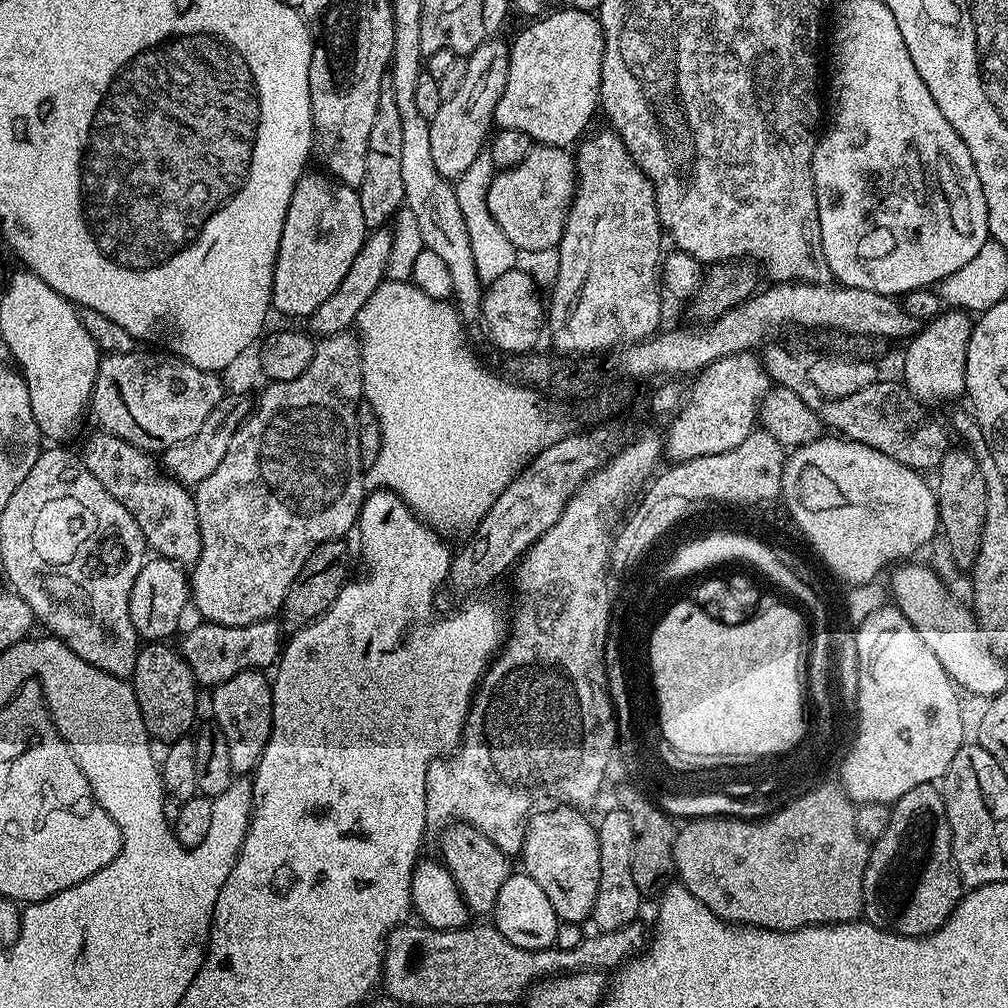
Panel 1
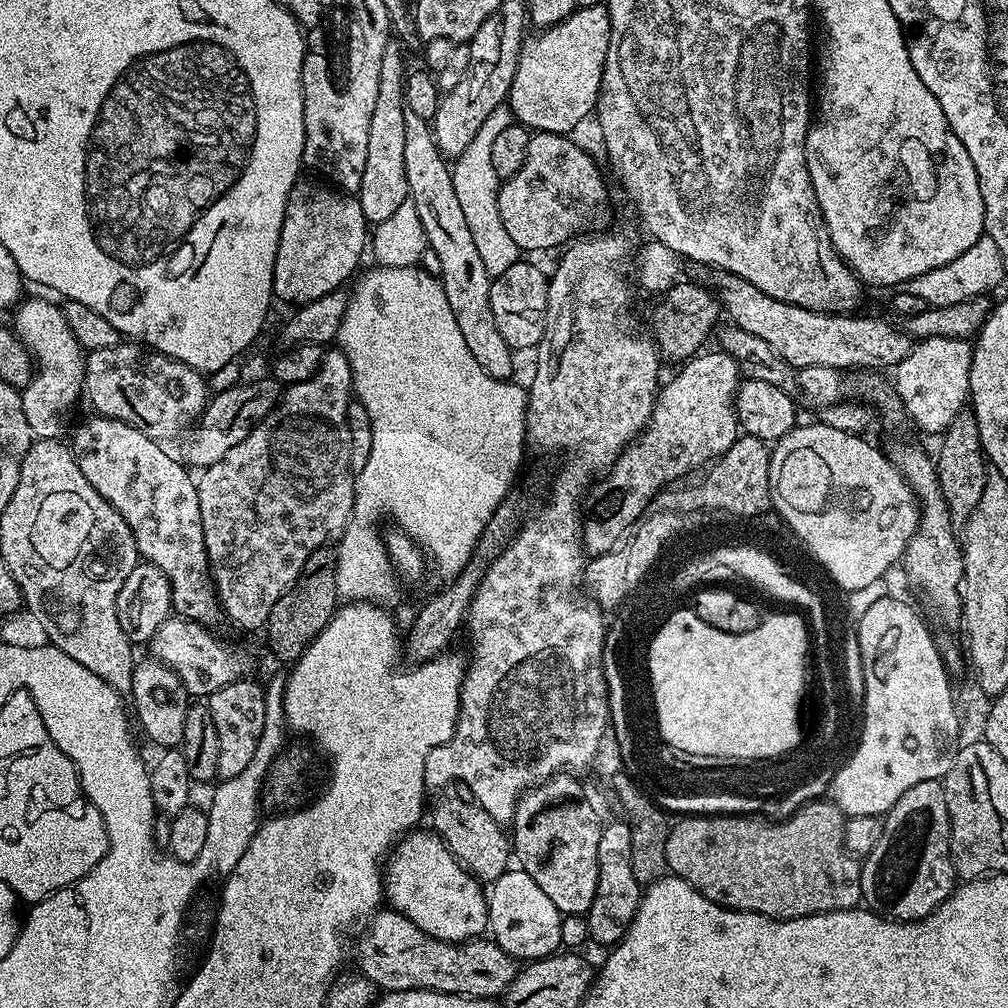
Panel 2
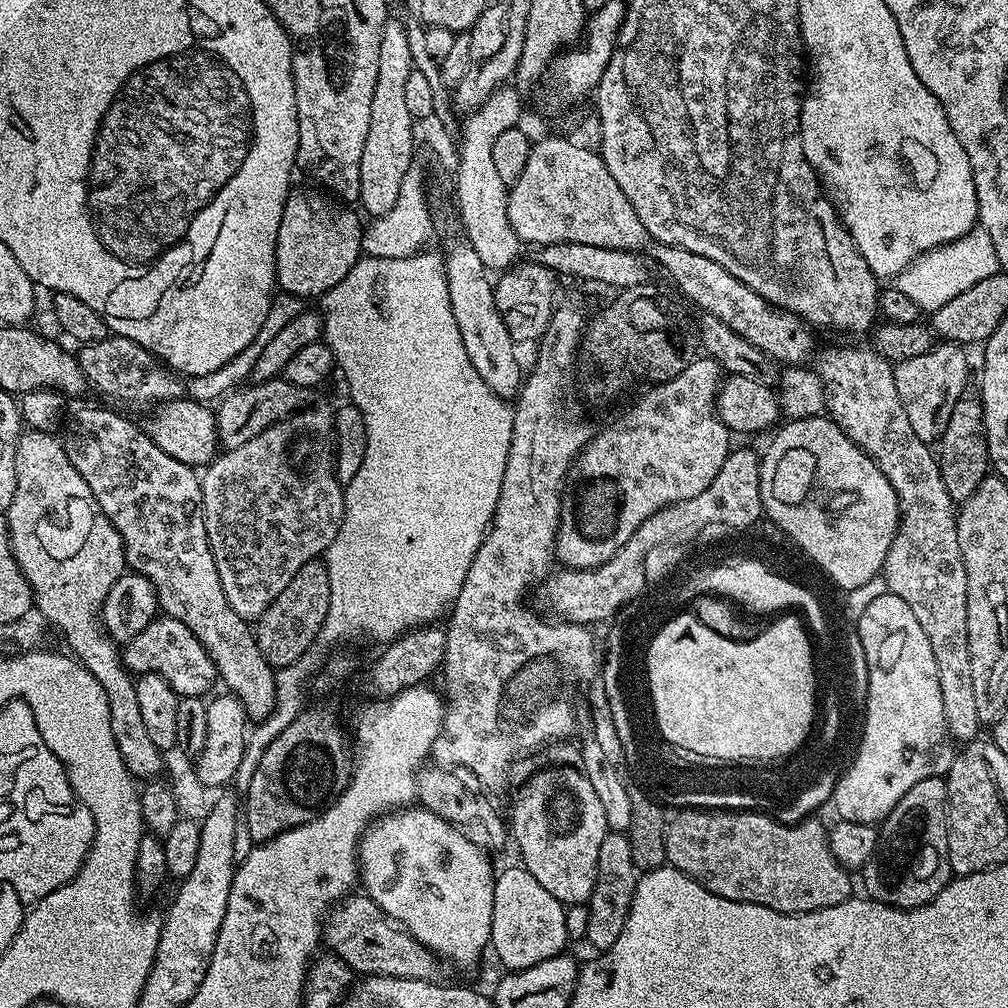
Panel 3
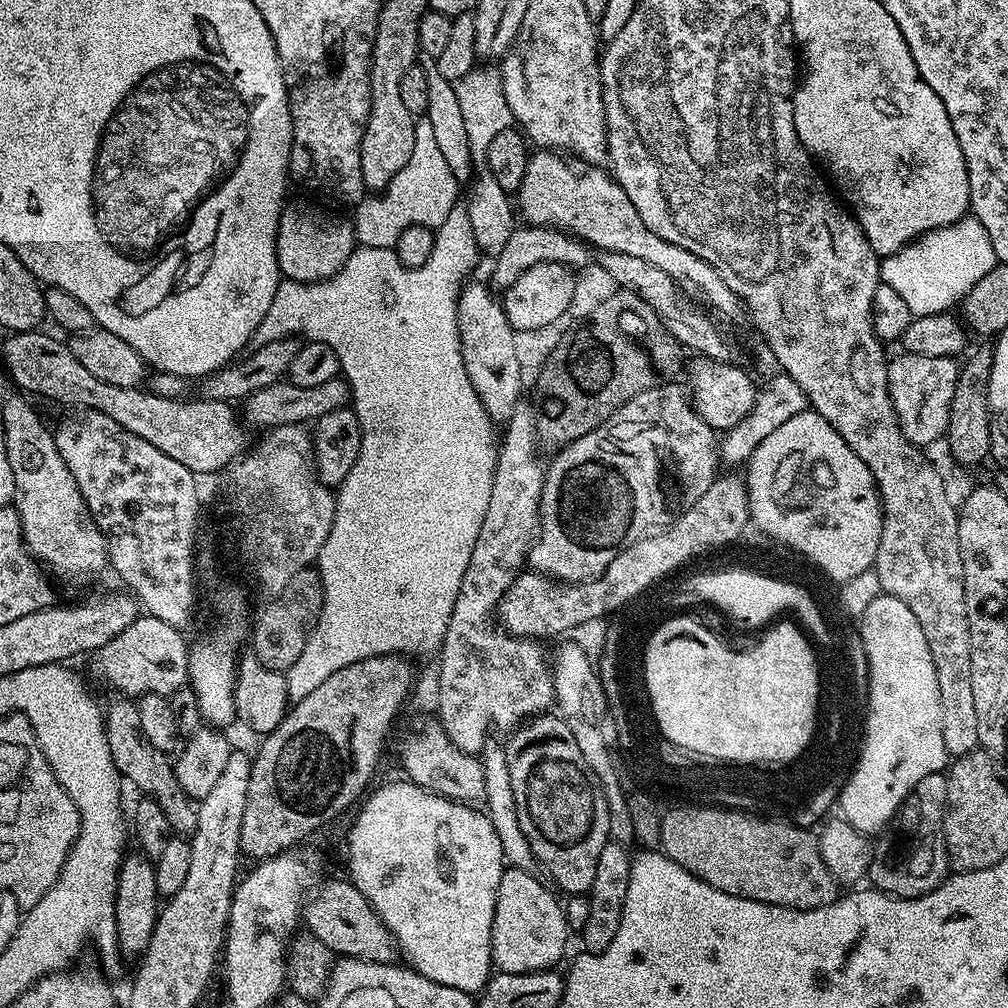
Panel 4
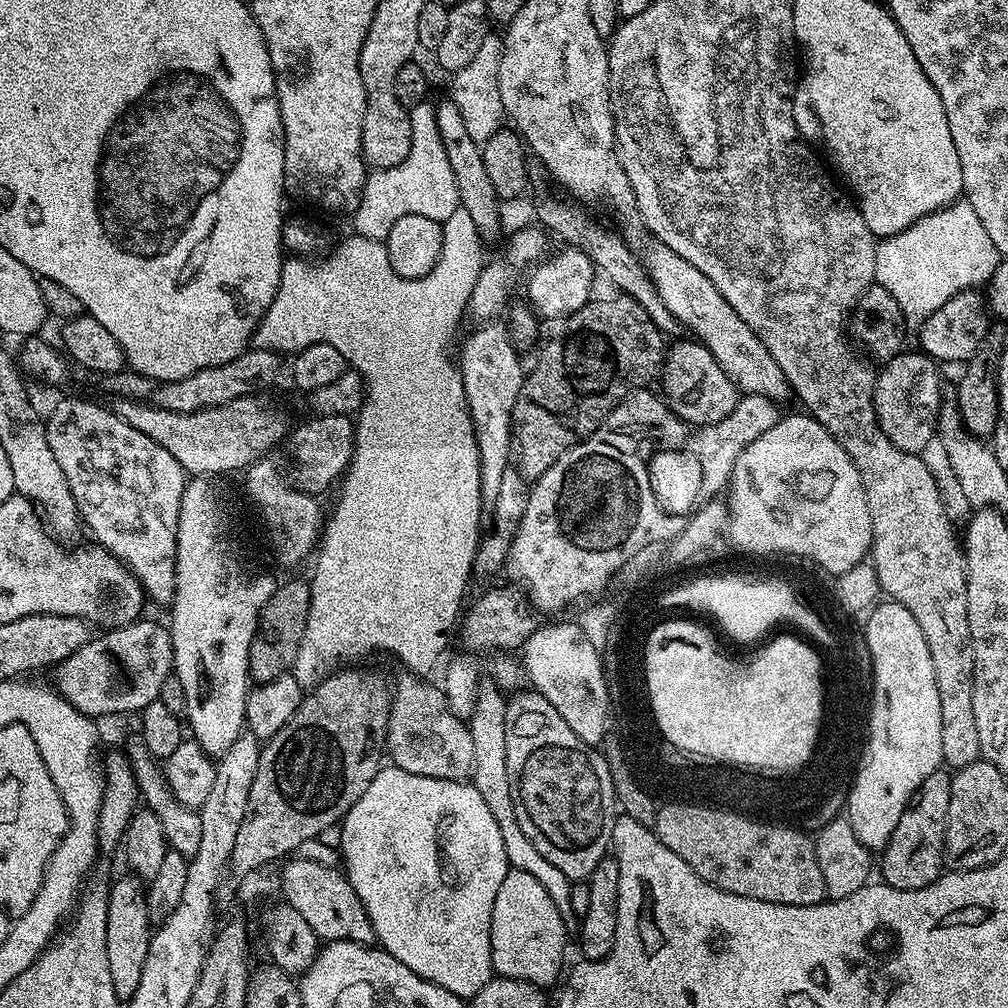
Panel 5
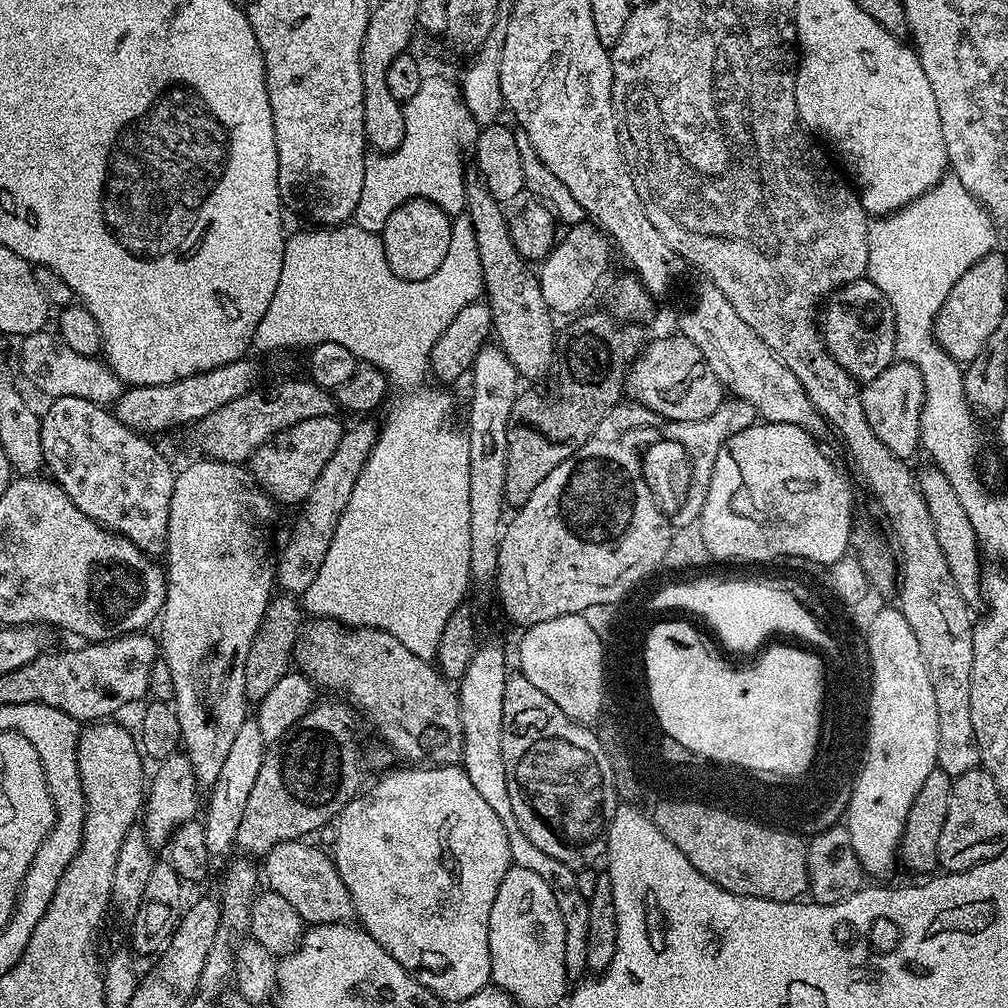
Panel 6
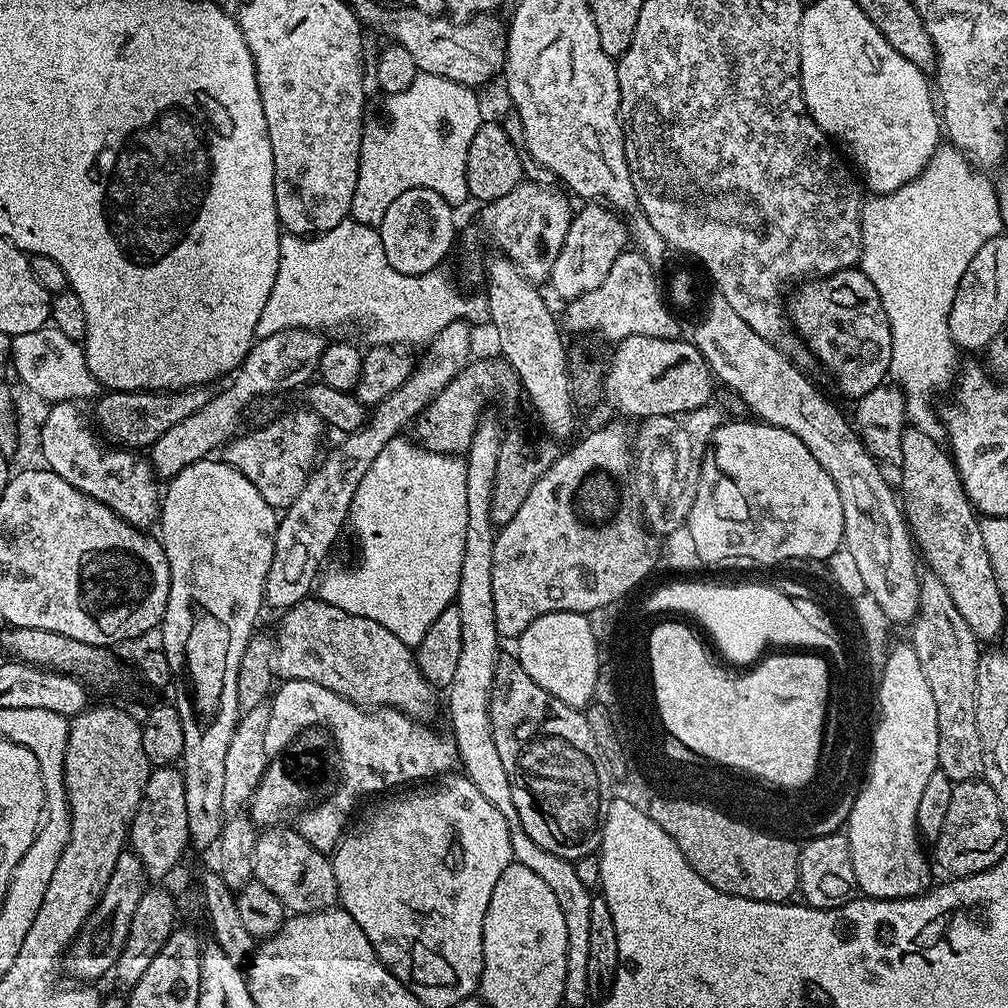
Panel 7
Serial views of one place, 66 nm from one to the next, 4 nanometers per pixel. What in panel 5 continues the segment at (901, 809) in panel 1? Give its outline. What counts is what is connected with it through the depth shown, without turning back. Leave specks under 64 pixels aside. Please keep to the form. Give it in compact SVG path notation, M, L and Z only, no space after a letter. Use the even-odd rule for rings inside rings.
M948 770L930 774L930 778L926 778L912 795L902 818L898 818L894 834L890 834L887 846L878 856L878 872L884 875L881 876L883 883L889 884L891 888L918 890L933 884L945 871L944 835L950 814L952 778L953 773Z

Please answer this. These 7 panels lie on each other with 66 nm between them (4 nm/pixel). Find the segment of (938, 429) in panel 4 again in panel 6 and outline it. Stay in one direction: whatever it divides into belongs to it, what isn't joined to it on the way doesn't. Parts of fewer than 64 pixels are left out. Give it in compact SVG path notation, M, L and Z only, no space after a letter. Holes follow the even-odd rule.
M896 360L878 378L867 381L860 389L862 410L866 410L866 422L874 430L878 442L900 460L911 461L920 445L919 415L922 414L924 388L922 374L914 365L905 360Z

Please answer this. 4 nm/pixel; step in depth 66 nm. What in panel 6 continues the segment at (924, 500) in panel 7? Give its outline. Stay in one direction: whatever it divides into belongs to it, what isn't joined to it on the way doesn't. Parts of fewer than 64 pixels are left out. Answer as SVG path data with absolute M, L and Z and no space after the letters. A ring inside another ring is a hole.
M929 466L923 473L918 476L920 485L920 493L926 498L926 506L930 510L930 518L934 522L934 530L938 538L938 546L942 546L942 554L946 558L946 566L950 566L950 574L954 578L954 586L958 586L958 594L962 594L964 601L970 606L979 605L982 600L982 567L980 568L980 554L982 555L982 547L976 539L974 527L970 526L970 521L966 516L966 512L962 510L962 505L958 502L957 494L944 473L940 472L936 466Z

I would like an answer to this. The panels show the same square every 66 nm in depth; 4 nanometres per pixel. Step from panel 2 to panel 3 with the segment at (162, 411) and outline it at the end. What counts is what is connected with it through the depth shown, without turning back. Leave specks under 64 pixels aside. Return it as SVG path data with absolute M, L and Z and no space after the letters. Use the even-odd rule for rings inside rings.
M109 334L105 340L83 345L79 351L78 359L89 385L120 404L155 406L181 395L181 377L130 338Z

